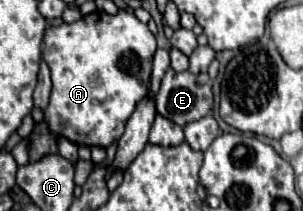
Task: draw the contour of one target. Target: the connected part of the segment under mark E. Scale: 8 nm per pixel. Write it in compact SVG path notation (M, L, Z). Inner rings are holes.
M167 69L155 103L159 115L185 127L213 109L213 93L211 85L199 85L197 77L189 71L175 73L173 69Z

